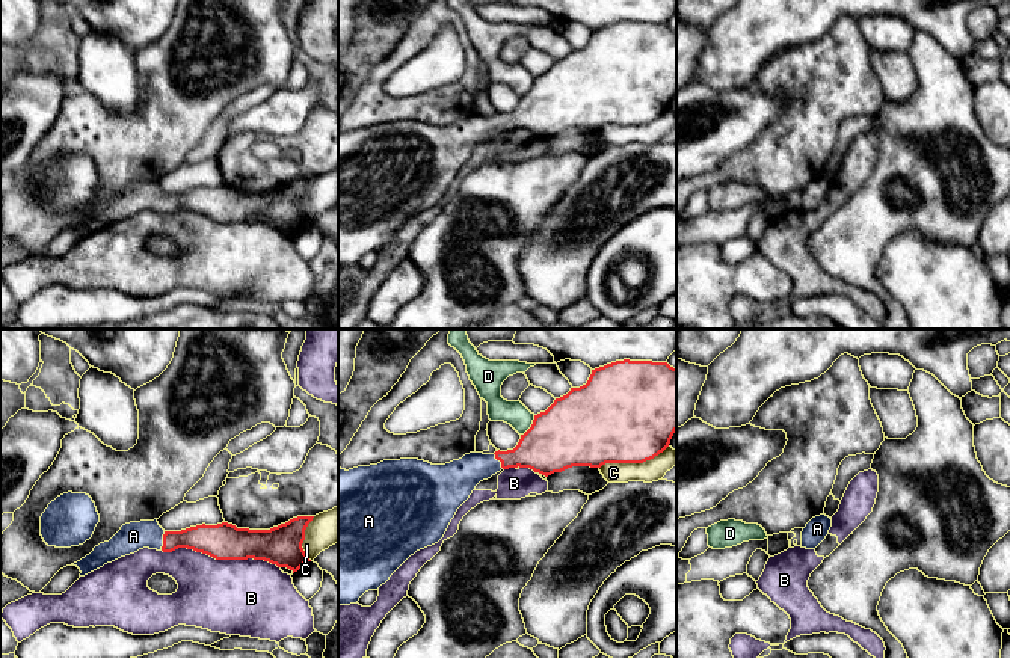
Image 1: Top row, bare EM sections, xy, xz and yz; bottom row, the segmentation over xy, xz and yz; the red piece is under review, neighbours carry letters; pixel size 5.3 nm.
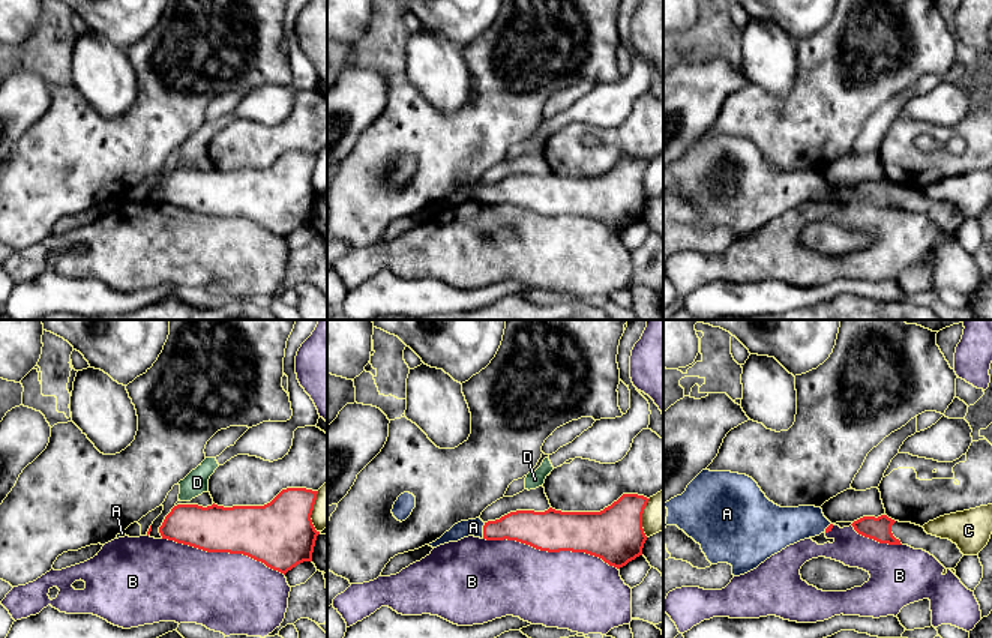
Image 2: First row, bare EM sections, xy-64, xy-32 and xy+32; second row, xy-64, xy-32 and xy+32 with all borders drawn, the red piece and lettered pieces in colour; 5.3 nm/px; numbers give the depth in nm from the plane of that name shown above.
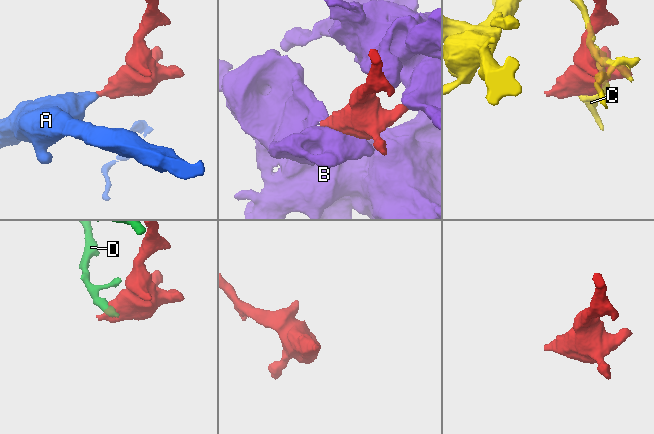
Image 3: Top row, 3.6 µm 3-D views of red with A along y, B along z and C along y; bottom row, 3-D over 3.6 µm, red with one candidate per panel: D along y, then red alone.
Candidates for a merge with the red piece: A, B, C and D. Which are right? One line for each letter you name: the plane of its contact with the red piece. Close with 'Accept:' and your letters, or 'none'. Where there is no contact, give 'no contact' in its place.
A: contact in xy
Accept: A

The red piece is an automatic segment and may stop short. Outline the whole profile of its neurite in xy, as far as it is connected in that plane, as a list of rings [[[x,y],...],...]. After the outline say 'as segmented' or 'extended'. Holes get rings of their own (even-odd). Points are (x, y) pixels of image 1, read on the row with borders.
[[[297,516],[270,530],[237,528],[232,524],[196,525],[181,531],[165,531],[157,519],[130,522],[104,543],[74,563],[85,577],[121,557],[149,548],[172,552],[193,549],[216,560],[264,560],[293,573],[311,561],[302,543],[305,530],[314,516]]] | extended

